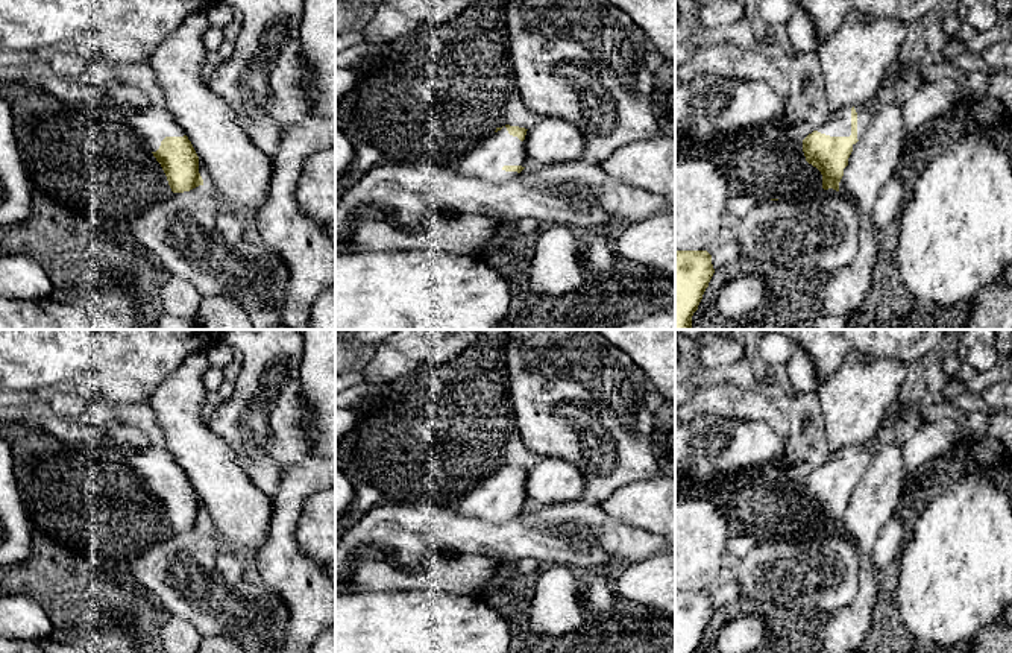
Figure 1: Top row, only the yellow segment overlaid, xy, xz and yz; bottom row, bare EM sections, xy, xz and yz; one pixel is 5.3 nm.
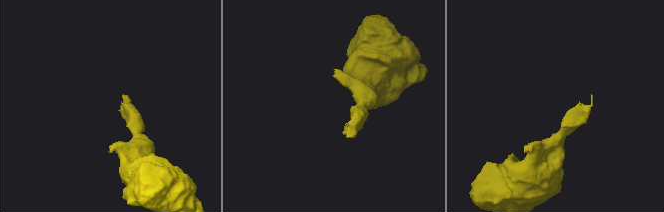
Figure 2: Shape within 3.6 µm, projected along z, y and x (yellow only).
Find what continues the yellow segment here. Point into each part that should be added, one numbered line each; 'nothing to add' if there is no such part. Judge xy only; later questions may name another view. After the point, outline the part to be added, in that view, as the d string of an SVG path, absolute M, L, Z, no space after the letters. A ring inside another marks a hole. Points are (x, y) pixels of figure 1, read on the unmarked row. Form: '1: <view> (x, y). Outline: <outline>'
1: xy (152, 465). Outline: M149 445L129 459L129 466L150 492L156 492L165 477L184 477L170 450Z

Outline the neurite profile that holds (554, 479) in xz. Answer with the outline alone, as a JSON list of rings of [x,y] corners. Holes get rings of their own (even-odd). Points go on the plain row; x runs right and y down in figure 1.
[[[558,456],[543,457],[531,466],[523,483],[530,506],[567,503],[584,494],[584,478],[580,469]]]

